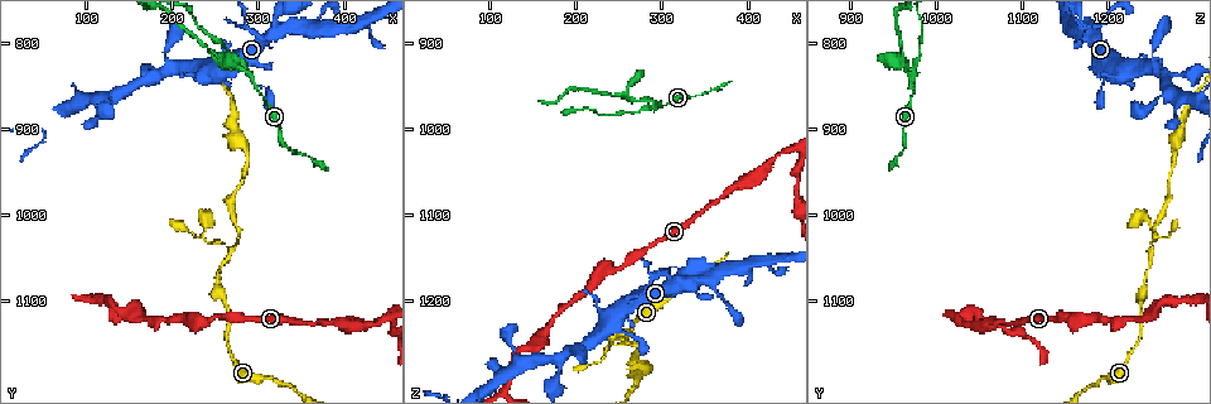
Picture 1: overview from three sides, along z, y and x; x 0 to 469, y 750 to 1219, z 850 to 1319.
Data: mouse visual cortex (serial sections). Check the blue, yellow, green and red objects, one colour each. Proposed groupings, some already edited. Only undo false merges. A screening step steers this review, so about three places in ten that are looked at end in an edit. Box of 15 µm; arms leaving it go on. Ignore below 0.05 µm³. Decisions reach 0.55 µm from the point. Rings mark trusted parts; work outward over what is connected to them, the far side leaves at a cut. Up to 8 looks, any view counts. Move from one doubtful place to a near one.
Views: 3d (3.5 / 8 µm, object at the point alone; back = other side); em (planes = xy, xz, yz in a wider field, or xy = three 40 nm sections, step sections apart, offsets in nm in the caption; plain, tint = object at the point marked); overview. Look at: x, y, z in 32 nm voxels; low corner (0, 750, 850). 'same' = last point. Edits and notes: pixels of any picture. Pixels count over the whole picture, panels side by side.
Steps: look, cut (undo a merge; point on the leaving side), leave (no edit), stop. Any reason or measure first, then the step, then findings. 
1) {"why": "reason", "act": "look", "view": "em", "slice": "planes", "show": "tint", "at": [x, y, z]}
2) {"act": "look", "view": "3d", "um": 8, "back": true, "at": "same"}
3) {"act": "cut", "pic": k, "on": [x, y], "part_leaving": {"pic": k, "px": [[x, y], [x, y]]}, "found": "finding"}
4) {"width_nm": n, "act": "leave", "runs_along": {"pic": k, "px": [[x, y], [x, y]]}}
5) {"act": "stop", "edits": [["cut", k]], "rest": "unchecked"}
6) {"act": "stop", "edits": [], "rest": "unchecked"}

{"why": "three arms meet", "act": "look", "view": "3d", "um": 3.5, "at": [295, 840, 975]}

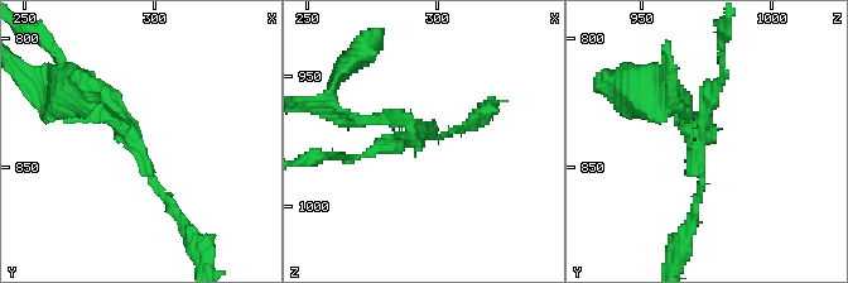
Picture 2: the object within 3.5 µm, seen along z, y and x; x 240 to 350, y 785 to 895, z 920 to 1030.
{"arms": 3, "arm_widths_nm": [100, 150, 200], "act": "look", "view": "em", "slice": "xy", "step": 3, "show": "tint", "at": [291, 839, 970]}

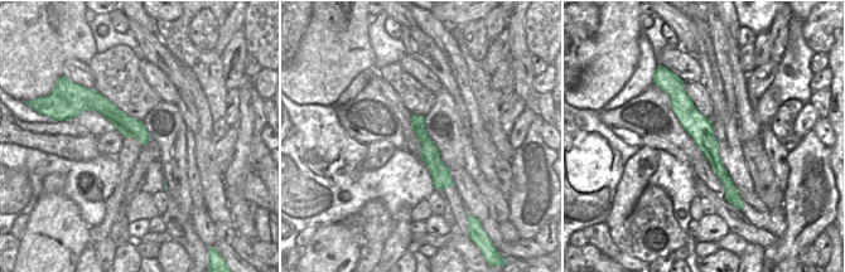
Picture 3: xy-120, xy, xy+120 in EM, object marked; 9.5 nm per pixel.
{"act": "cut", "pic": 2, "on": [72, 119], "part_leaving": {"pic": 2, "px": [[698, 162], [685, 104], [675, 104]]}, "found": "a second cell is stuck on"}

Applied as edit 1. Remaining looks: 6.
{"why": "redraw", "act": "look", "view": "overview"}

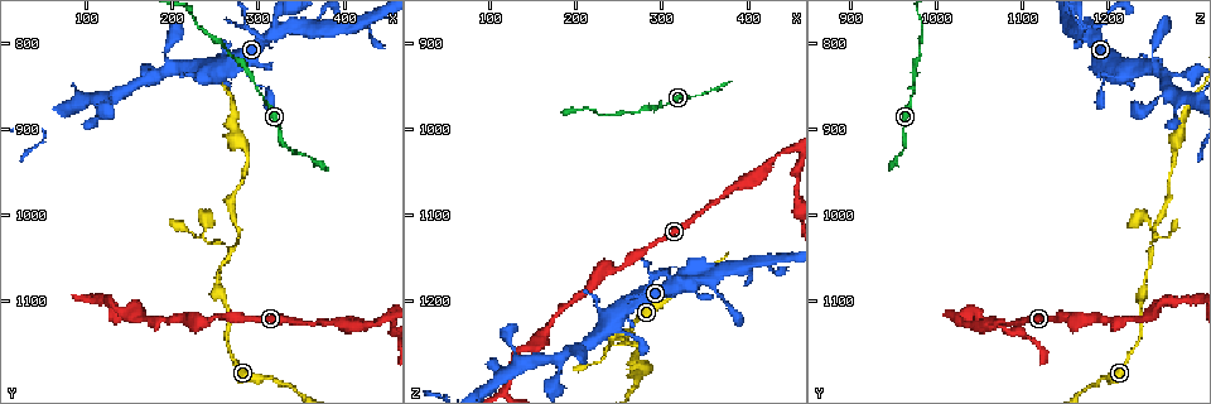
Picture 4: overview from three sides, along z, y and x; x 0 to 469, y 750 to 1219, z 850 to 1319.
{"why": "four or more arms meet", "act": "look", "view": "3d", "um": 3.5, "back": true, "at": [320, 785, 1175]}

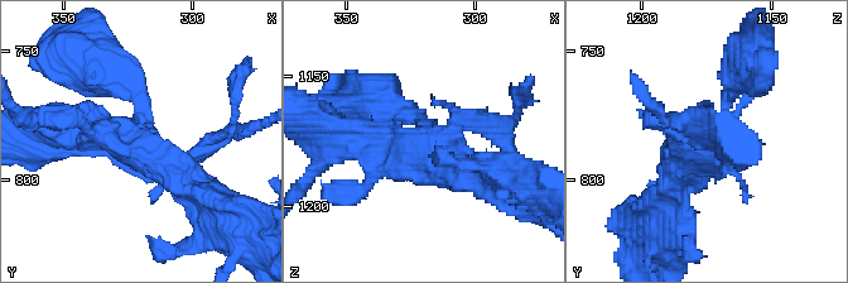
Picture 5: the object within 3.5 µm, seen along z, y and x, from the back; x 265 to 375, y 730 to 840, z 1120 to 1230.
{"act": "look", "view": "em", "slice": "xy", "step": 3, "show": "tint", "at": [321, 789, 1179]}

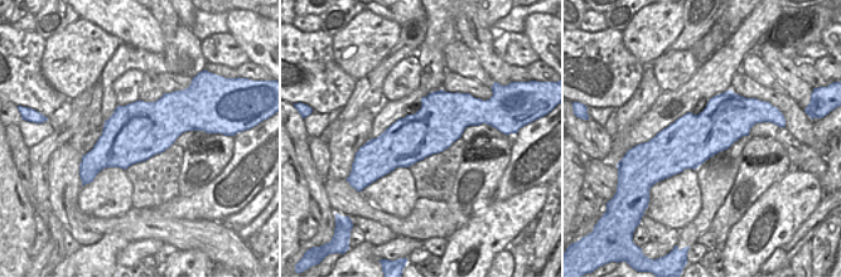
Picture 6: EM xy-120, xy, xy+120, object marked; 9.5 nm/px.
{"why": "another direction", "act": "look", "view": "em", "slice": "planes", "show": "tint", "at": "same"}

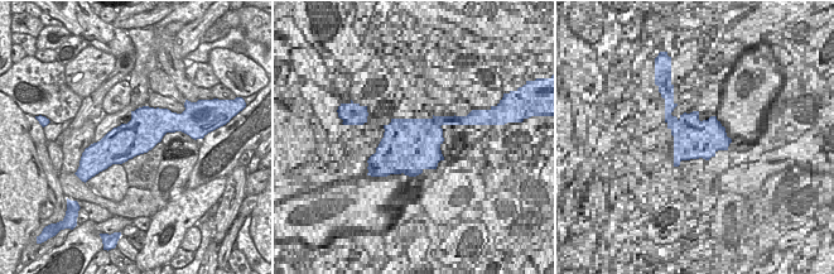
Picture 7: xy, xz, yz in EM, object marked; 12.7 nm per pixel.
{"act": "cut", "pic": 5, "on": [500, 119], "part_leaving": {"pic": 5, "px": [[458, 126], [509, 126], [516, 94]]}, "found": "a second cell is stuck on"}

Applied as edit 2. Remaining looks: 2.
{"why": "three-way junction", "act": "look", "view": "3d", "um": 3.5, "at": [205, 825, 1255]}

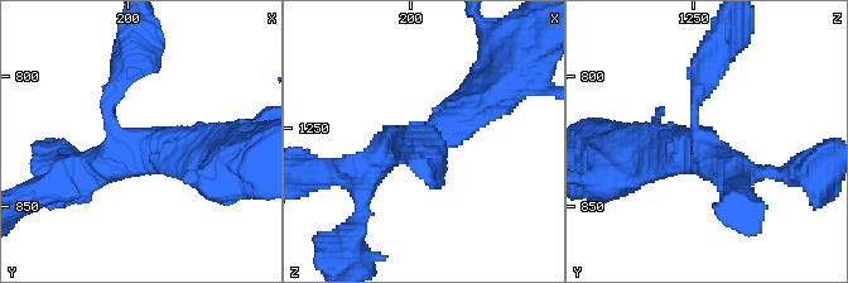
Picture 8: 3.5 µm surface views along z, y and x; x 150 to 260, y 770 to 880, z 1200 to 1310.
{"arms": 3, "arm_widths_nm": [150, 400, 400], "act": "look", "view": "em", "slice": "xy", "step": 5, "show": "tint", "at": [202, 827, 1255]}

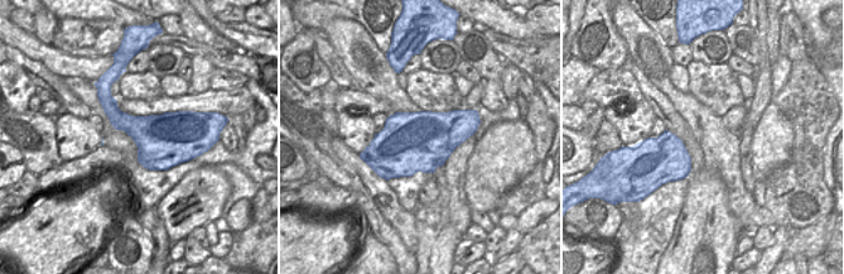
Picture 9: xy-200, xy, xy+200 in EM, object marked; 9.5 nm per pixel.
{"act": "leave", "runs_along": {"pic": 8, "px": [[488, 97], [346, 172]]}, "found": "continuous, no second cell"}

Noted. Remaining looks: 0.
{"act": "stop", "edits": [["cut", 2], ["cut", 5]], "rest": "unchecked"}

